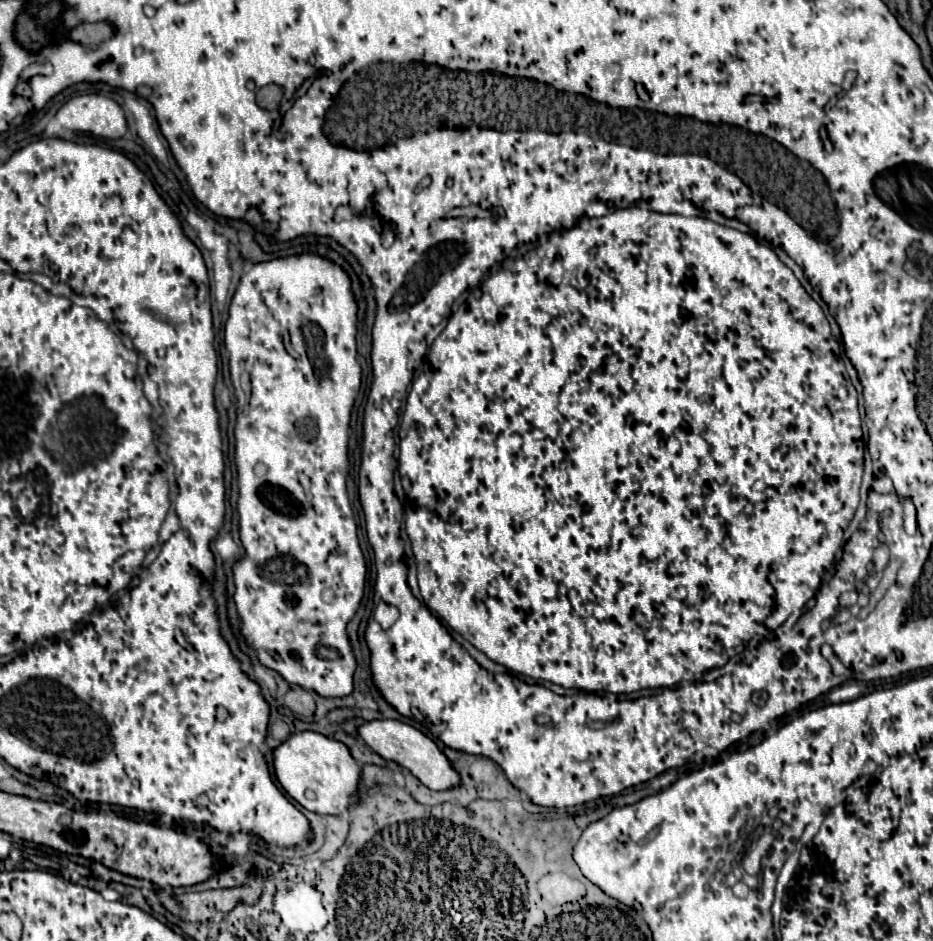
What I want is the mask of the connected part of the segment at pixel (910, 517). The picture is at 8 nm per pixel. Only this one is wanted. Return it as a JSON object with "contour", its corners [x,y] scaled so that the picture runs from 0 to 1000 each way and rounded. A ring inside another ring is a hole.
{"contour":[[[971,529],[966,530],[969,540],[968,560],[972,567],[981,567],[983,564],[982,541],[976,532]]]}

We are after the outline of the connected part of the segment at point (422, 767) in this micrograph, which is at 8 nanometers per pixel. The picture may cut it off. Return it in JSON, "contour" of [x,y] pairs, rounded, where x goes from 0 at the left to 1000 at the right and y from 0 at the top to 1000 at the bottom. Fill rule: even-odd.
{"contour":[[[401,764],[382,775],[382,779],[390,785],[390,790],[403,798],[414,809],[424,809],[427,813],[435,815],[444,826],[448,826],[459,838],[463,841],[476,841],[493,832],[491,821],[484,817],[482,809],[476,804],[476,800],[467,794],[463,785],[459,785],[452,777],[444,775],[442,770],[435,770],[424,764]]]}

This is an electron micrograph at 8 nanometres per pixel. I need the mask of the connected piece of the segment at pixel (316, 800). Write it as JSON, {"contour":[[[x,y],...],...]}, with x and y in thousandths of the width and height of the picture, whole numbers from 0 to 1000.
{"contour":[[[337,777],[311,781],[294,800],[294,824],[304,841],[326,860],[343,866],[367,866],[373,855],[382,853],[382,838],[386,832],[386,813],[375,802],[373,794],[360,785],[352,785]]]}

